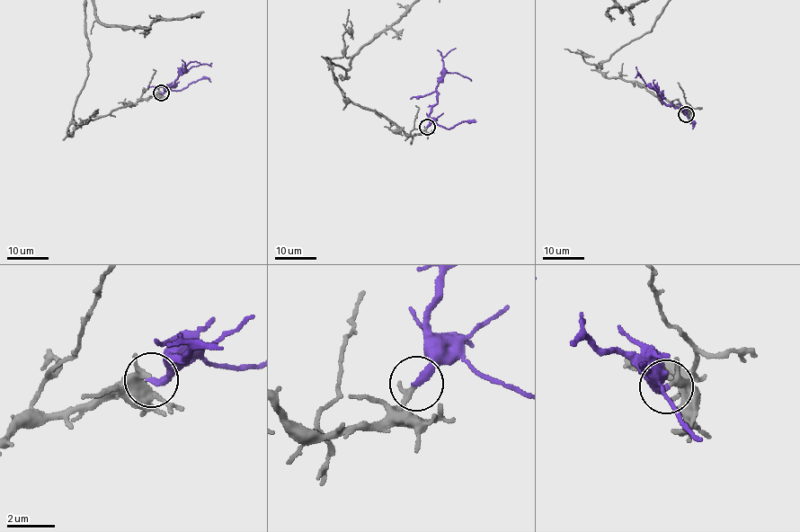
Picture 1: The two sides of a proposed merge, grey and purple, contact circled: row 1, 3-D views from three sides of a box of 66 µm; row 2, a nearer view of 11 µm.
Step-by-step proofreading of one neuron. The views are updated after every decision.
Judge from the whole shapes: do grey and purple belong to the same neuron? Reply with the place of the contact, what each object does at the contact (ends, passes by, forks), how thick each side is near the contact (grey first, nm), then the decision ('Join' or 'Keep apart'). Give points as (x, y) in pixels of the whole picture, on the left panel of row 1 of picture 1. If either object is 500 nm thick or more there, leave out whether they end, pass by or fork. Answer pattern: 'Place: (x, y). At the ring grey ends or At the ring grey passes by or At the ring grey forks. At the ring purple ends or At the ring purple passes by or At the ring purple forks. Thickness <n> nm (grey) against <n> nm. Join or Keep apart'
Place: (161, 93). At the ring grey passes by. At the ring purple ends. Thickness 180 nm (grey) against 320 nm. Join

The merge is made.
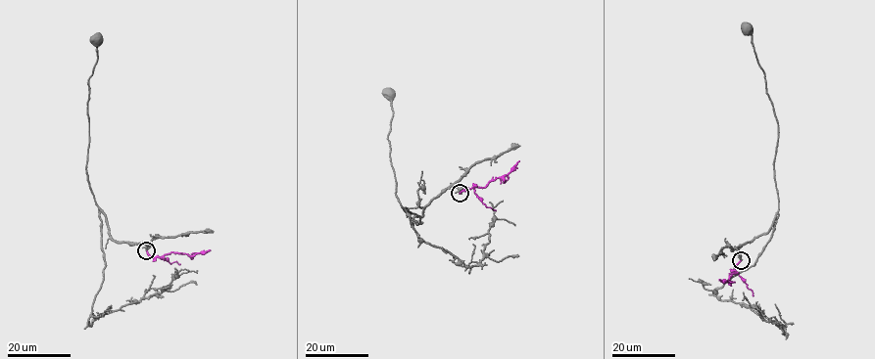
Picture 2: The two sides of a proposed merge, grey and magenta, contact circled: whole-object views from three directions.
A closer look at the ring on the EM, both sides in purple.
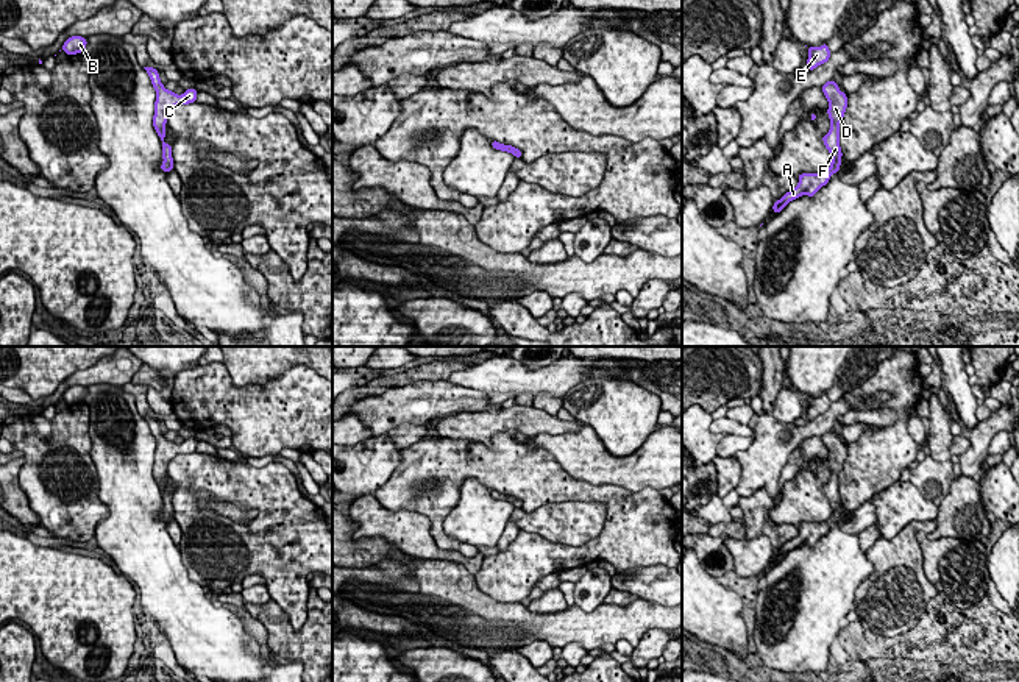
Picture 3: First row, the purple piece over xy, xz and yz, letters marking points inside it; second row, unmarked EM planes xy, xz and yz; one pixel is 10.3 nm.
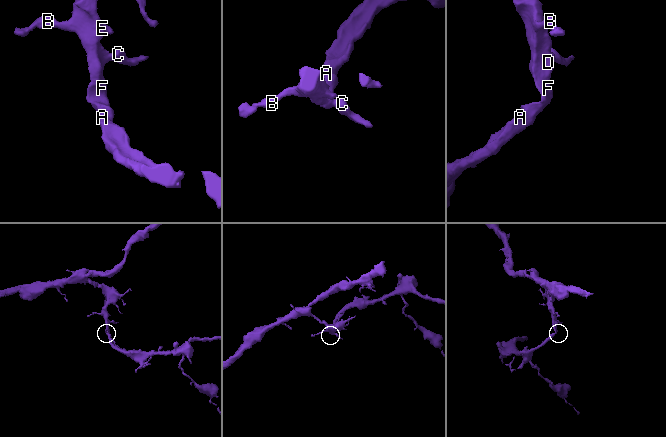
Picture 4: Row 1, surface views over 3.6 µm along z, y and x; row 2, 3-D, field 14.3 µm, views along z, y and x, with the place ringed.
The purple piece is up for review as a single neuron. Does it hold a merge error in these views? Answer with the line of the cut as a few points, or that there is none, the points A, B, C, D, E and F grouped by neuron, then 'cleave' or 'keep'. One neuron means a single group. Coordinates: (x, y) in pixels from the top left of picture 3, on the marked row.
no cut | A B C D E F | keep

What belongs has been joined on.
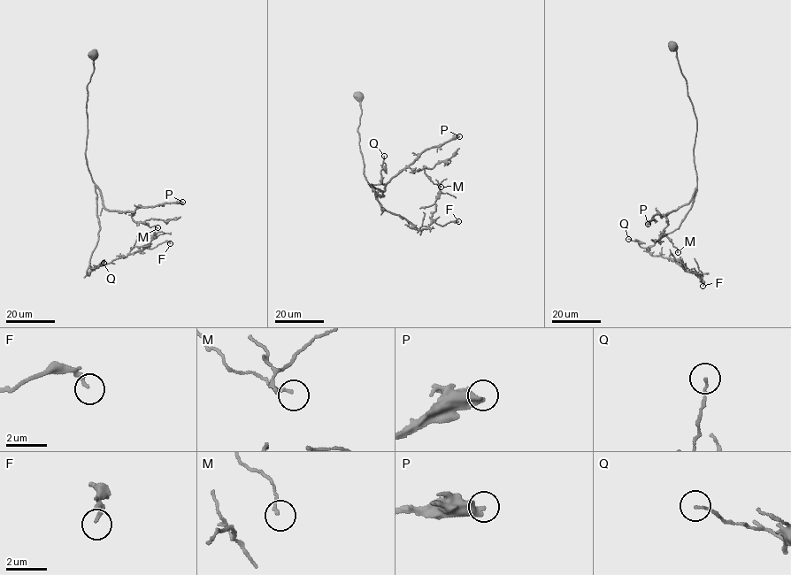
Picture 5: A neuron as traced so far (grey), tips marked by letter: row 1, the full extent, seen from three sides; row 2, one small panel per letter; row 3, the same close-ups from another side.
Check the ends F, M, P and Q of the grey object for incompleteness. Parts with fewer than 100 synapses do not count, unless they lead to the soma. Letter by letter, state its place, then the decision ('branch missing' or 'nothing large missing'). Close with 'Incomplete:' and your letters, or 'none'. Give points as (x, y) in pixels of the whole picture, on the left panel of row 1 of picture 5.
F: place (170, 243); nothing large missing
M: place (157, 227); nothing large missing
P: place (182, 202); branch missing
Q: place (103, 263); nothing large missing
Incomplete: P

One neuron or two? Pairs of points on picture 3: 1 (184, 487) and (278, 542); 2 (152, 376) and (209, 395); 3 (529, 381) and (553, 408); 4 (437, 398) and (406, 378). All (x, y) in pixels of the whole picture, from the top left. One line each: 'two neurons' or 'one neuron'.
1: one neuron
2: two neurons
3: two neurons
4: two neurons

